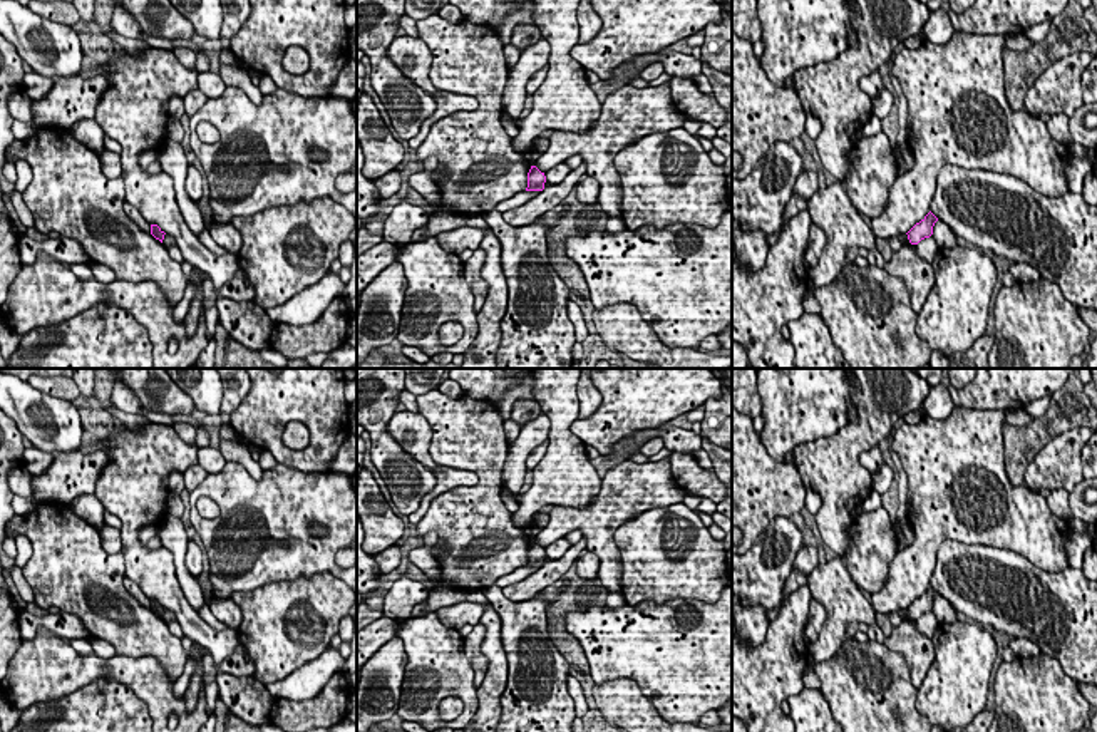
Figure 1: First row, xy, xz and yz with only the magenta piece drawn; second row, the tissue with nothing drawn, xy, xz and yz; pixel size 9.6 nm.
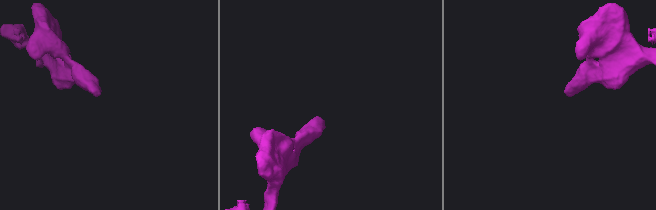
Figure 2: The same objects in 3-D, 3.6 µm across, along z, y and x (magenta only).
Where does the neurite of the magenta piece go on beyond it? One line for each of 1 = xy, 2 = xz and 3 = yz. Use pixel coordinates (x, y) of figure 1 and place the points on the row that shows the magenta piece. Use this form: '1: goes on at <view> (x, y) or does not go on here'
1: does not go on here
2: does not go on here
3: does not go on here

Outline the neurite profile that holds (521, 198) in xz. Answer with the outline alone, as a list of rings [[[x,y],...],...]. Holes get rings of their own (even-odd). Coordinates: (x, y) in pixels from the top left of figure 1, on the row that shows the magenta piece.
[[[521,191],[521,193],[514,194],[512,198],[499,203],[494,209],[499,213],[506,213],[509,209],[514,209],[514,208],[526,204],[528,201],[536,198],[539,193],[541,191]]]

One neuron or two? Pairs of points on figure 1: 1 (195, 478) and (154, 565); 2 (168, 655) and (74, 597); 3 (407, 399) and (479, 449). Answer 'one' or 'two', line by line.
1: two
2: one
3: two

